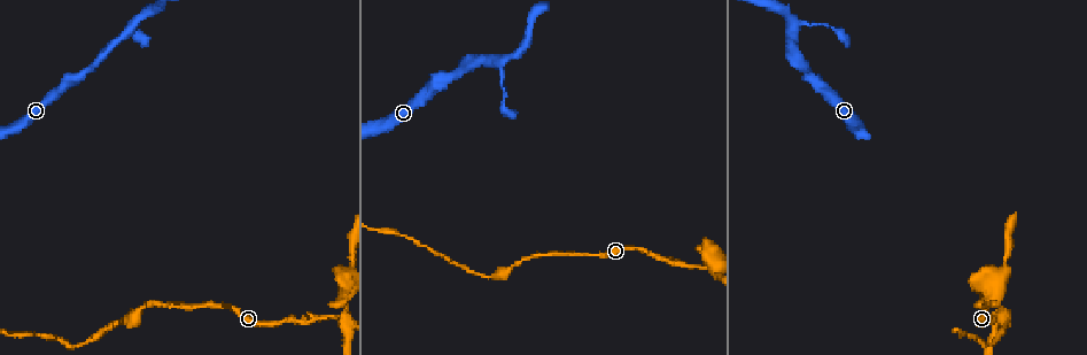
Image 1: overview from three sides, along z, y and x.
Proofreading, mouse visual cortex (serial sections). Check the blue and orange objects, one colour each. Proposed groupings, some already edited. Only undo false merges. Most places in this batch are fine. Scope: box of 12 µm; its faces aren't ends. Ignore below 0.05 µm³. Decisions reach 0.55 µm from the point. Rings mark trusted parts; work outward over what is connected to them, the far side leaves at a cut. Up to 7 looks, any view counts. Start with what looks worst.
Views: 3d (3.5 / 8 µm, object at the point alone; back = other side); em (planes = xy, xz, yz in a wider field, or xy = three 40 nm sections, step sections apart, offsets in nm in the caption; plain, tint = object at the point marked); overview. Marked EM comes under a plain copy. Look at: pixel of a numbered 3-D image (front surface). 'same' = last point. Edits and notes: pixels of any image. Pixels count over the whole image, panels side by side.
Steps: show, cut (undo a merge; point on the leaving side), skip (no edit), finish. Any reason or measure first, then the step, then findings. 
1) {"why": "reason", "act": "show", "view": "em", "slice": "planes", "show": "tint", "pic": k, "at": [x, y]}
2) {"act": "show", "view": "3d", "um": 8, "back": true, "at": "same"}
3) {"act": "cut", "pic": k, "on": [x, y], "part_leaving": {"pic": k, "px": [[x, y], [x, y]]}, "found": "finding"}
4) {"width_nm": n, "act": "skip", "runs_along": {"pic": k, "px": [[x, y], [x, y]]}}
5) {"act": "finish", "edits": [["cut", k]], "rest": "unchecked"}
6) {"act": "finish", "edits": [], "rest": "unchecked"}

{"why": "two arms at a narrow angle", "act": "show", "view": "3d", "um": 3.5, "pic": 1, "at": [328, 318]}

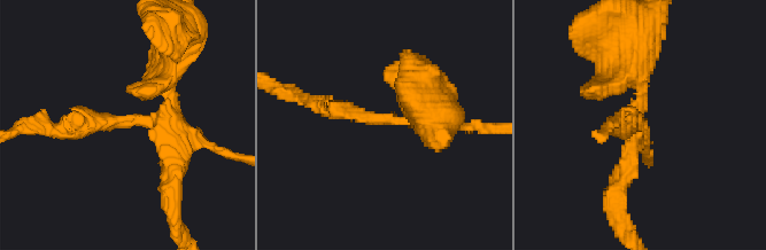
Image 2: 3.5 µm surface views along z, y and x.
{"arms": 4, "arm_widths_nm": [150, 150, 200, 250], "act": "show", "view": "em", "slice": "xy", "step": 5, "show": "tint", "pic": 2, "at": [639, 122]}

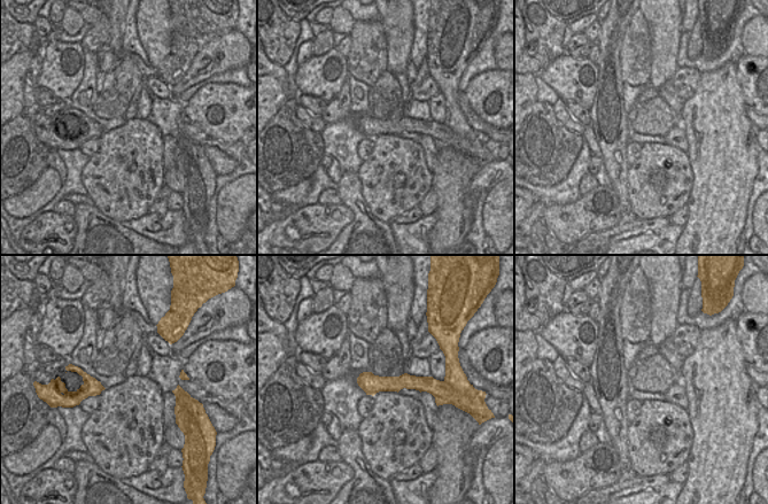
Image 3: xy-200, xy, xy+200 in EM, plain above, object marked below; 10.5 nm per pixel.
{"act": "cut", "pic": 2, "on": [618, 174], "part_leaving": {"pic": 2, "px": [[640, 109], [640, 25]]}, "found": "a second cell is stuck on"}

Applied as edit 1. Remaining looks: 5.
{"why": "redraw", "act": "show", "view": "overview"}

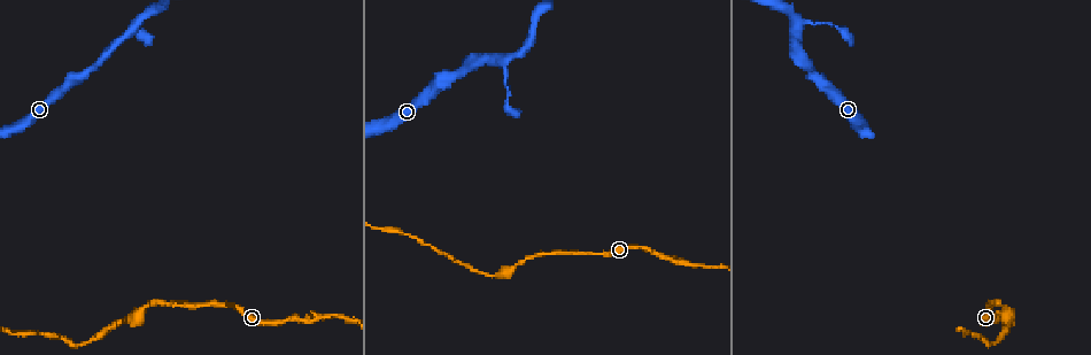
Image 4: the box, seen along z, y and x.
{"why": "abrupt turn", "act": "show", "view": "3d", "um": 3.5, "pic": 4, "at": [135, 21]}

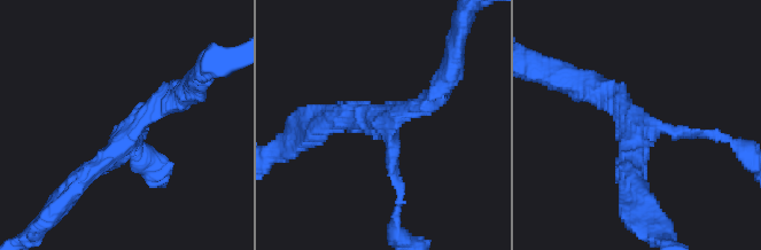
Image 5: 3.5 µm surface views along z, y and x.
{"arms": 3, "arm_widths_nm": [150, 300, 300], "why": "need the tissue", "act": "show", "view": "em", "slice": "xy", "step": 3, "show": "tint", "pic": 5, "at": [636, 129]}

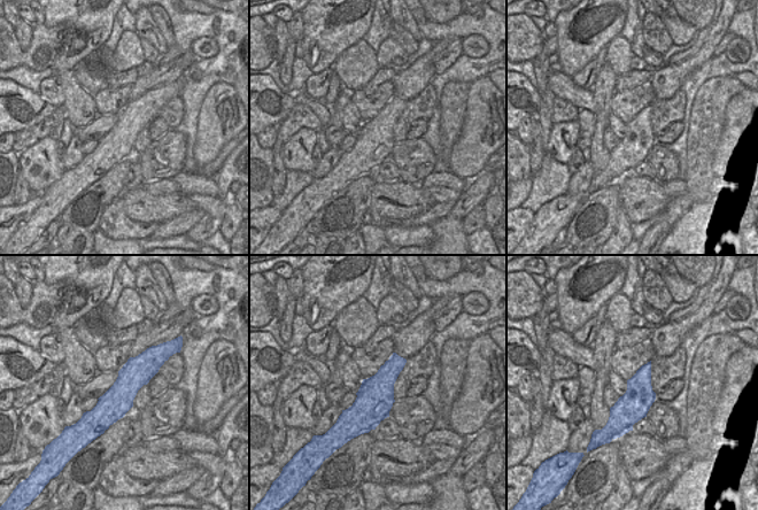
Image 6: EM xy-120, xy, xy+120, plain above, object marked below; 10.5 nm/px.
{"act": "skip", "runs_along": {"pic": 5, "px": [[75, 185], [138, 118], [184, 98]]}, "found": "continuous, no second cell"}

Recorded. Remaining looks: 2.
{"act": "finish", "edits": [["cut", 2]], "rest": "unchecked"}

